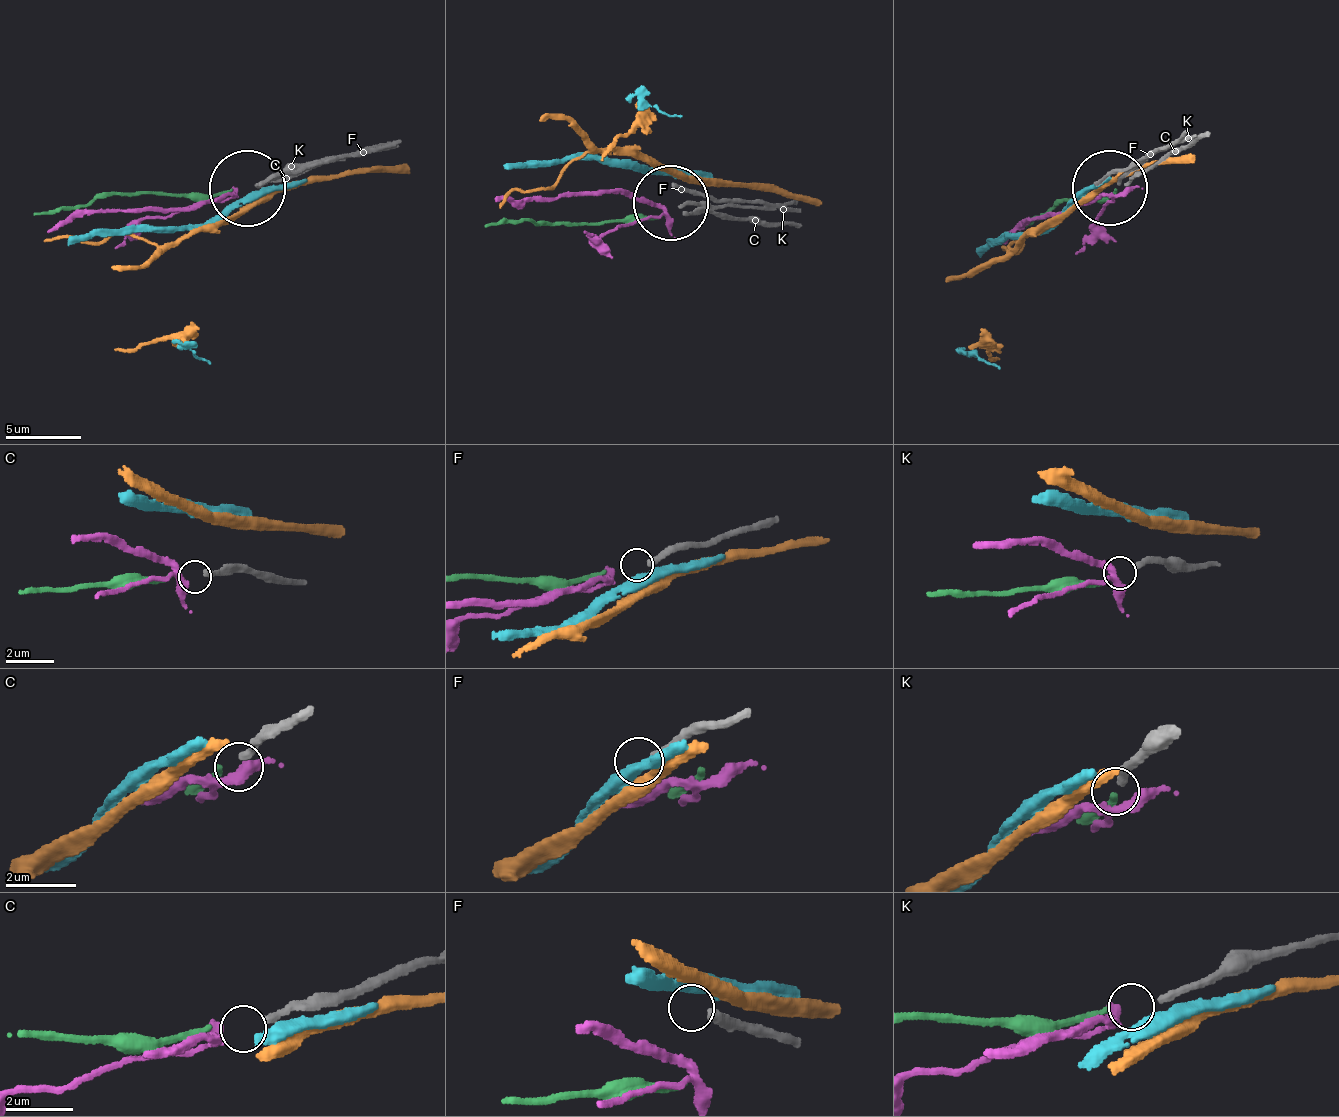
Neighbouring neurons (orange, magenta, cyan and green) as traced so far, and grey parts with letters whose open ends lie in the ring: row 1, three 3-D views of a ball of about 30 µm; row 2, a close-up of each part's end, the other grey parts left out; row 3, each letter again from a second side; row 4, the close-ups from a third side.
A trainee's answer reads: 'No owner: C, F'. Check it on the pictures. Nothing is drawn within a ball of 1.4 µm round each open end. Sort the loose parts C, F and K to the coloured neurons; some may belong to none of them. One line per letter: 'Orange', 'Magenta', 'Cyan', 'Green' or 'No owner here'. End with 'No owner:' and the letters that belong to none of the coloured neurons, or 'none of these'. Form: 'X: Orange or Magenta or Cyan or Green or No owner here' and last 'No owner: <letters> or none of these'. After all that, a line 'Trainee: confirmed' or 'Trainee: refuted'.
C: Magenta
F: No owner here
K: Green
No owner: F
Trainee: refuted

